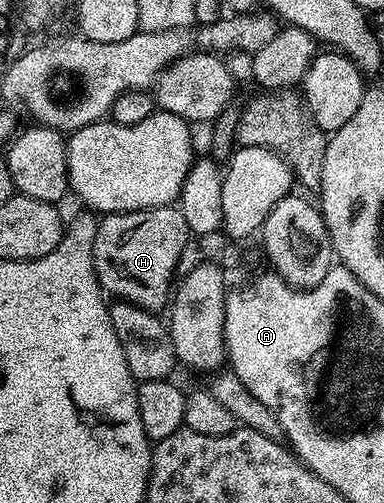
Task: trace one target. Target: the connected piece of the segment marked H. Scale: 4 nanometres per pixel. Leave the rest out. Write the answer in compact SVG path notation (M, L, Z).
M177 206L102 215L95 234L95 274L110 297L125 300L154 314L160 313L160 308L164 309L170 303L171 289L178 275L177 263L189 240L191 233L187 218L183 218Z

